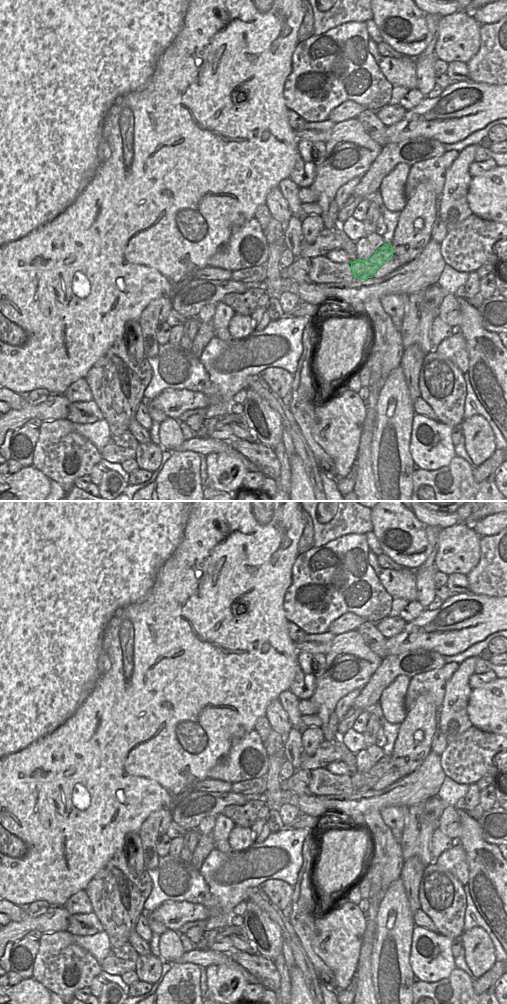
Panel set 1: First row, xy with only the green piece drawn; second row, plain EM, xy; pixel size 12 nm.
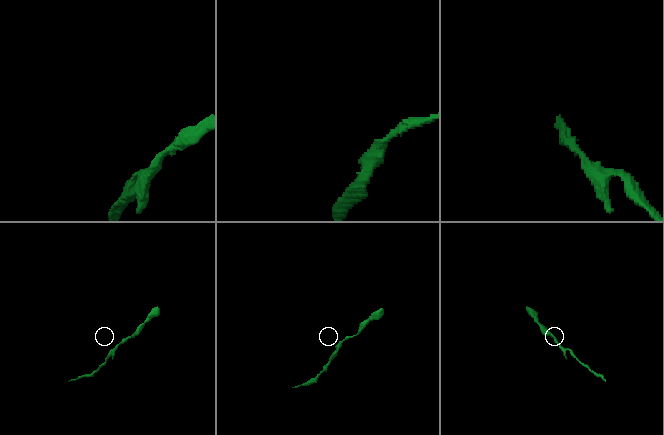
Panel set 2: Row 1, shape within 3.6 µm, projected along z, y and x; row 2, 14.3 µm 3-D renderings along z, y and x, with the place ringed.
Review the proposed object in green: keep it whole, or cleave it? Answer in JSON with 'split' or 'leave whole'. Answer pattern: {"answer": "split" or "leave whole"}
{"answer": "leave whole"}

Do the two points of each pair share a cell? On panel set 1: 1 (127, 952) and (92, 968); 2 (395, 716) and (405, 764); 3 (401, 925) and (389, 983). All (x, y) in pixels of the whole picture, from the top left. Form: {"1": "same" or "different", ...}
{"1": "different", "2": "different", "3": "same"}

